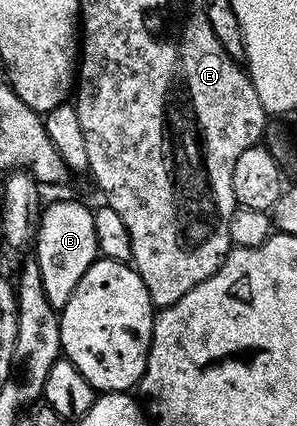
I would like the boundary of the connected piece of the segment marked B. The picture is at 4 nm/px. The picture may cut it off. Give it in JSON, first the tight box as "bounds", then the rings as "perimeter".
{"bounds":[35,200,99,310],"perimeter":[[[57,200],[54,204],[46,203],[35,224],[35,248],[36,244],[35,255],[39,274],[43,278],[43,290],[47,294],[47,302],[51,302],[53,308],[60,310],[65,307],[67,298],[75,290],[75,286],[79,286],[79,278],[83,278],[83,274],[87,274],[87,270],[99,256],[93,208],[90,205],[80,204],[77,200]]]}

